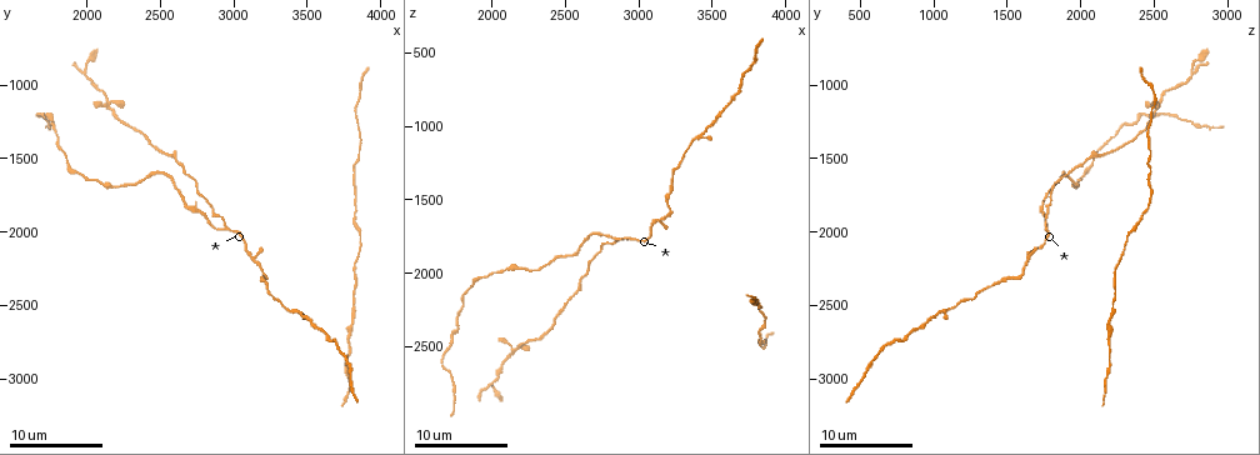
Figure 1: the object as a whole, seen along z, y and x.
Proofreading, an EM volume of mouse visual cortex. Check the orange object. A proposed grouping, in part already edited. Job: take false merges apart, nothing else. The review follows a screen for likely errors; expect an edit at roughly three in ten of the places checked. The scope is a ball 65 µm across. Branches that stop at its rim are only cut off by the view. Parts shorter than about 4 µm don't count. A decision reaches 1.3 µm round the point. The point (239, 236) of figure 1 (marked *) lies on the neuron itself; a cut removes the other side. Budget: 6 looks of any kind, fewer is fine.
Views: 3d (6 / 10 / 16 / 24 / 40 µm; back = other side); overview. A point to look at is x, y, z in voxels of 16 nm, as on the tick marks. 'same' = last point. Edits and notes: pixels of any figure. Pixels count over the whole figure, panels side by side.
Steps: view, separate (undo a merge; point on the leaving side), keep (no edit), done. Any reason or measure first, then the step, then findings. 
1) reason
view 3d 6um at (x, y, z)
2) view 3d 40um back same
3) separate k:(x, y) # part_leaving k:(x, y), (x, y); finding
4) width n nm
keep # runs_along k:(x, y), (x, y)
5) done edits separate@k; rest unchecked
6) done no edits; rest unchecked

a fork
view 3d 10um at (2940, 1960, 1780)

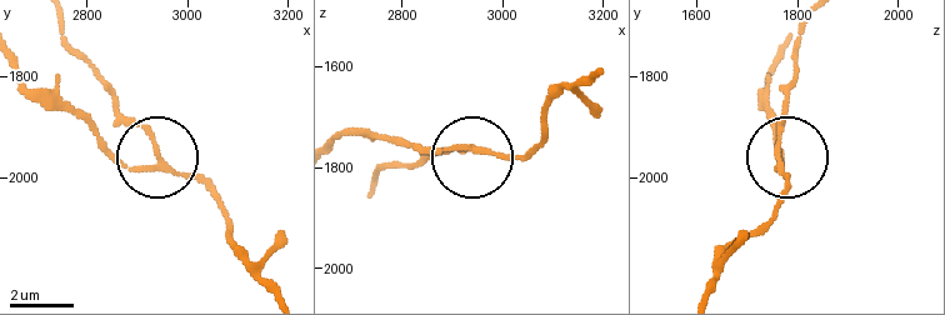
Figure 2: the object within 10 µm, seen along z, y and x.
side_arm 35 um
keep # all the same neuron

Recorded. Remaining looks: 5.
branch point
view 3d 10um at (3120, 2180, 1640)

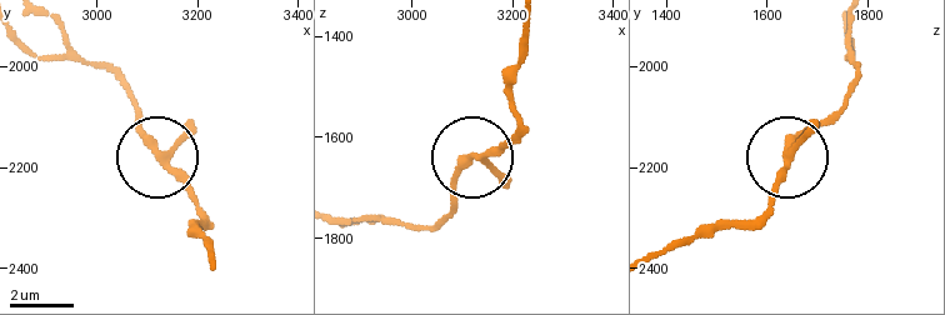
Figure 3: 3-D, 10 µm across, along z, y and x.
keep # runs_along 3:(431, 226), (450, 205), (461, 165), (499, 151), (523, 128); one neuron here

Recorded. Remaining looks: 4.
a narrow waist
view 3d 16um at (3480, 2580, 1020)

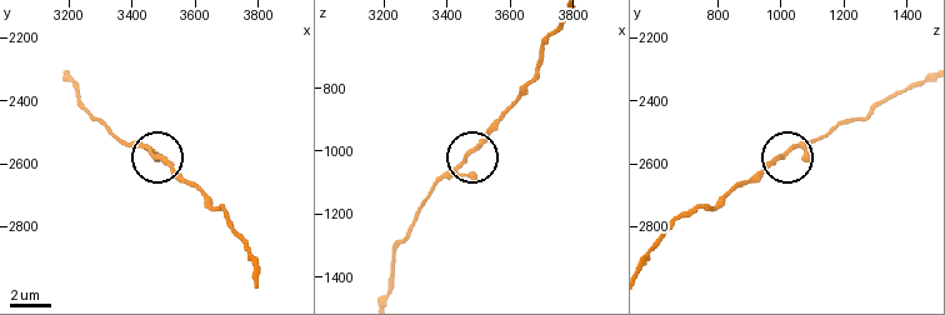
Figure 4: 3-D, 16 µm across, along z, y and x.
zoom in
view 3d 6um at (3460, 2570, 1020)

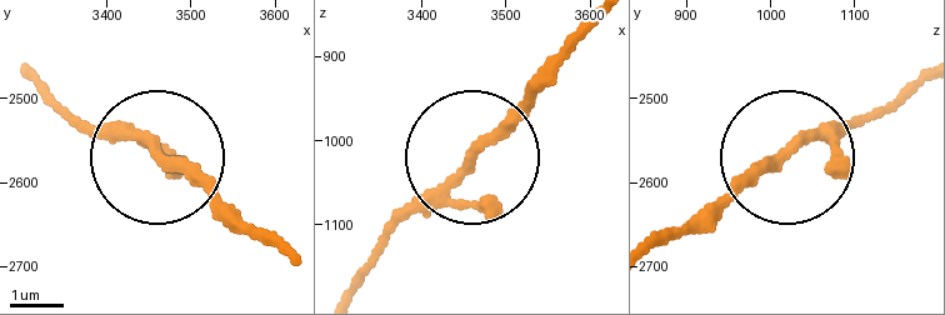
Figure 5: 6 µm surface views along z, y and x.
width 190 nm
keep # runs_along 5:(348, 288), (553, 78); all the same neuron

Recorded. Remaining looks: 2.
done no edits; rest unchecked

